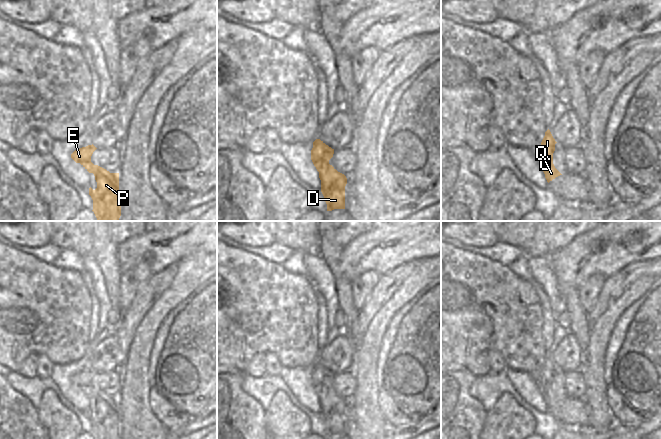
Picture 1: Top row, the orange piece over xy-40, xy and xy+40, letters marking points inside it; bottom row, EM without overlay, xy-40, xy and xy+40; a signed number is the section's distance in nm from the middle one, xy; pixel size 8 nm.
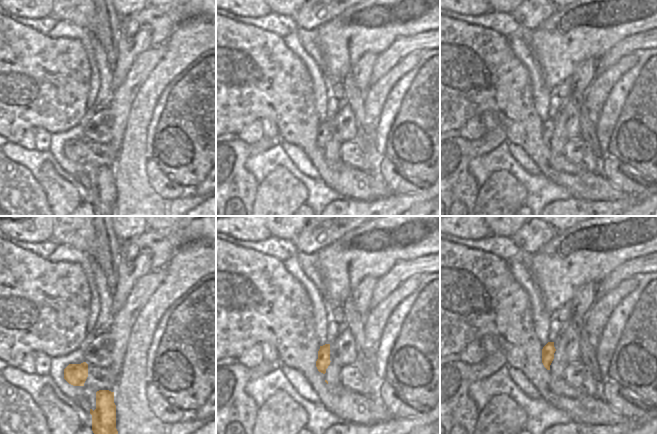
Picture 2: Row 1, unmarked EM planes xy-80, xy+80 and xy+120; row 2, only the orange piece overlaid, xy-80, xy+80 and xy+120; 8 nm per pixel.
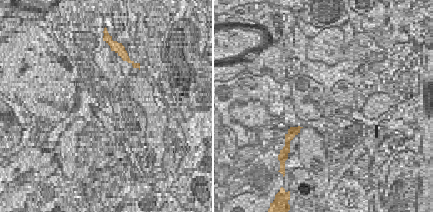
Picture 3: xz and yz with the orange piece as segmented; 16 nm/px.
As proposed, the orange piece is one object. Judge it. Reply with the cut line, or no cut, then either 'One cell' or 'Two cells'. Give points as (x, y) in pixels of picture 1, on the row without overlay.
Split along xy (333, 374), (329, 374), (316, 391). Two cells.

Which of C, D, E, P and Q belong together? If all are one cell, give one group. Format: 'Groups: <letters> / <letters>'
Groups: C E / D P Q.

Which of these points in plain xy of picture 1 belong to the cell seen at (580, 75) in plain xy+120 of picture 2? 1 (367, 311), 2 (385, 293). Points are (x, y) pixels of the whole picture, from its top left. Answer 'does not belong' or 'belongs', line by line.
1: does not belong
2: does not belong

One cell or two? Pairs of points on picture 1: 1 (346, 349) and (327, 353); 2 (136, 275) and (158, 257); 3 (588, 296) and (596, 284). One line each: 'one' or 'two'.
1: one
2: two
3: one

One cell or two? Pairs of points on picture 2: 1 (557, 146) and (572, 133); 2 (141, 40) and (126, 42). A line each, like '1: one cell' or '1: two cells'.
1: two cells
2: one cell

